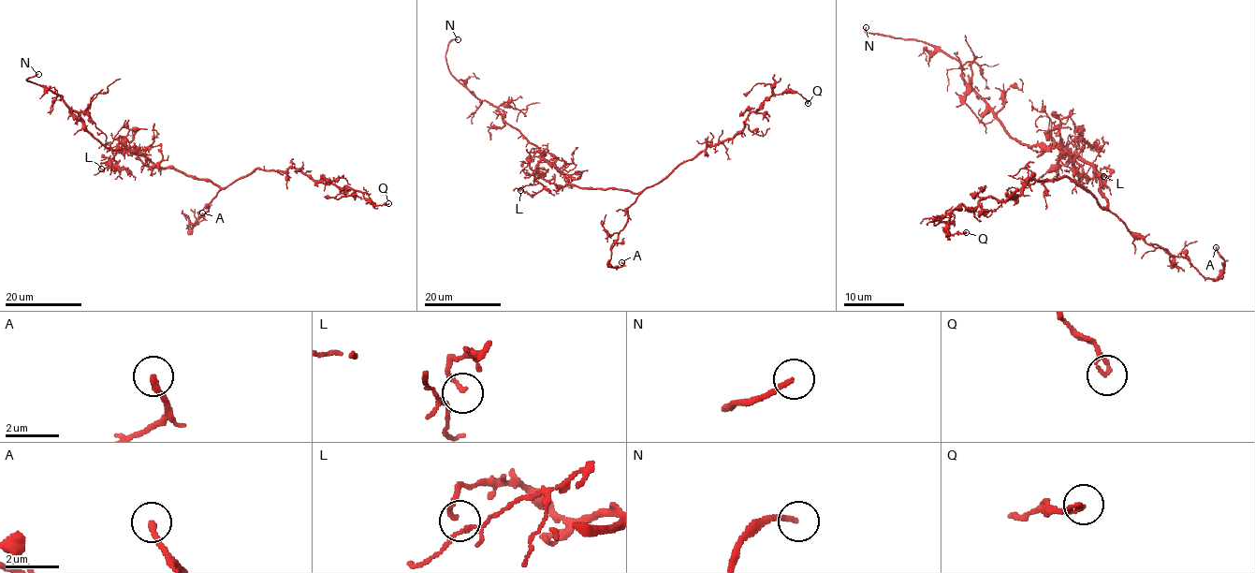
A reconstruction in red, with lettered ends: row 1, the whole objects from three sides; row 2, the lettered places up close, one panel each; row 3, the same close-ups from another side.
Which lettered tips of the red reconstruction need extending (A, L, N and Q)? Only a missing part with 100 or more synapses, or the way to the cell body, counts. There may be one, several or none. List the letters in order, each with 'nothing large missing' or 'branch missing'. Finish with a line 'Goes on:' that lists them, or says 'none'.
A: nothing large missing
L: nothing large missing
N: branch missing
Q: nothing large missing
Goes on: N

